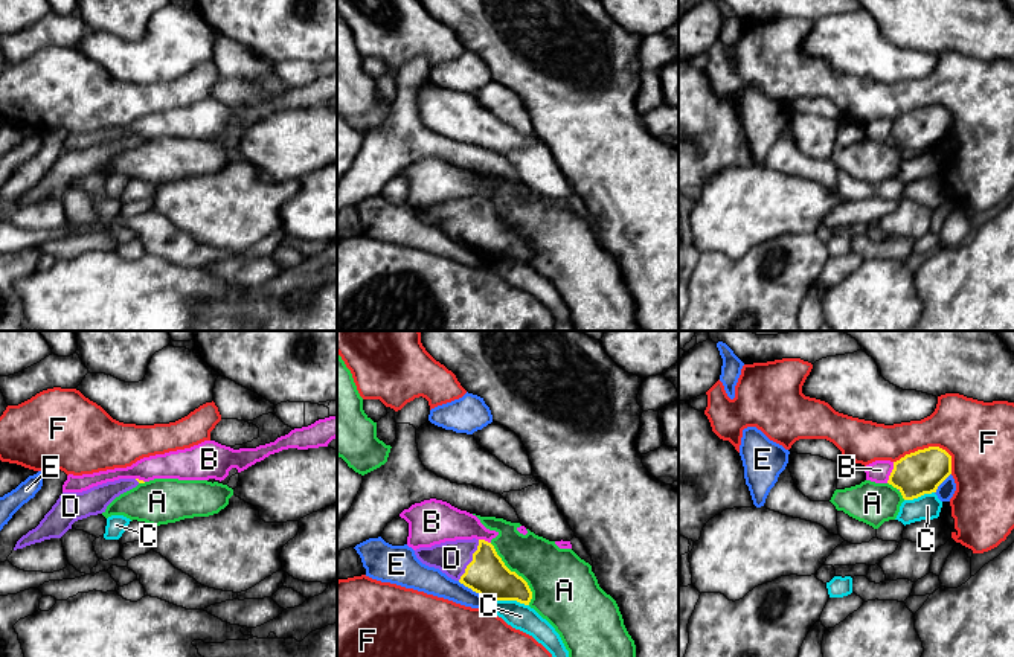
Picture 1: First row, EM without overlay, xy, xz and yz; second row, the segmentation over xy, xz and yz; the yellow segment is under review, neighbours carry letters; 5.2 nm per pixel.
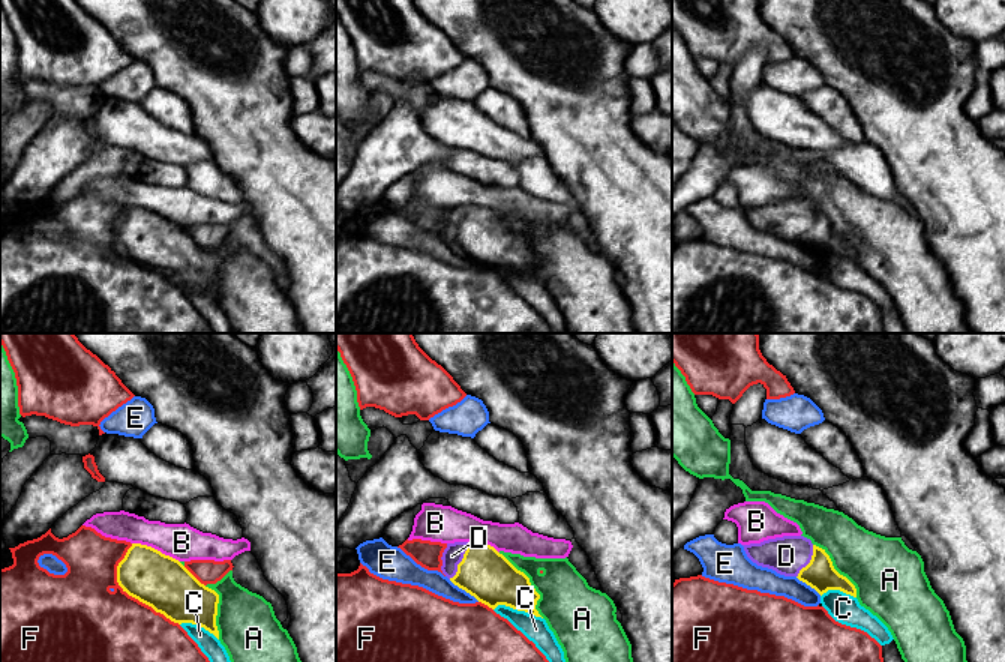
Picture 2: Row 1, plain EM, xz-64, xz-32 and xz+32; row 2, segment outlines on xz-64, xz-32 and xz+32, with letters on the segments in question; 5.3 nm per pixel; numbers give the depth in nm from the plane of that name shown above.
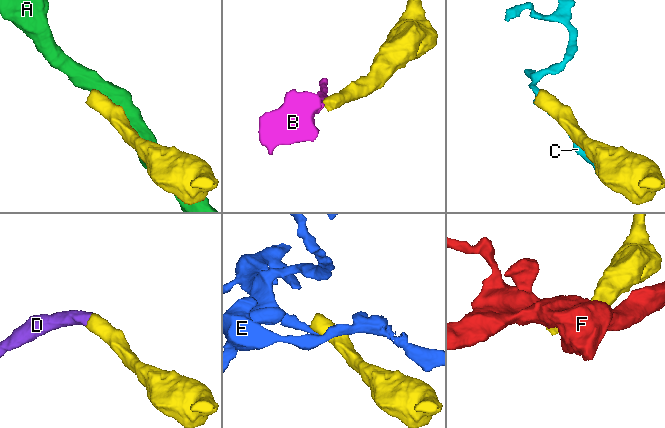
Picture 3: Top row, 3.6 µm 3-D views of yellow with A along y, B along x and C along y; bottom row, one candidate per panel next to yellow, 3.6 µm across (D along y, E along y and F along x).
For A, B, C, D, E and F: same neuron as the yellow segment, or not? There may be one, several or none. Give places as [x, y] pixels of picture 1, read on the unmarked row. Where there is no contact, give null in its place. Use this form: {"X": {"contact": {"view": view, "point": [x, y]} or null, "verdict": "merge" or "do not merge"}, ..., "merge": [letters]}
{"A": {"contact": {"view": "xz", "point": [514, 230]}, "verdict": "do not merge"}, "B": {"contact": {"view": "yz", "point": [891, 131]}, "verdict": "do not merge"}, "C": {"contact": {"view": "xz", "point": [510, 258]}, "verdict": "do not merge"}, "D": {"contact": {"view": "xz", "point": [473, 218]}, "verdict": "merge"}, "E": {"contact": {"view": "xz", "point": [473, 249]}, "verdict": "do not merge"}, "F": {"contact": {"view": "yz", "point": [930, 105]}, "verdict": "do not merge"}, "merge": ["D"]}

